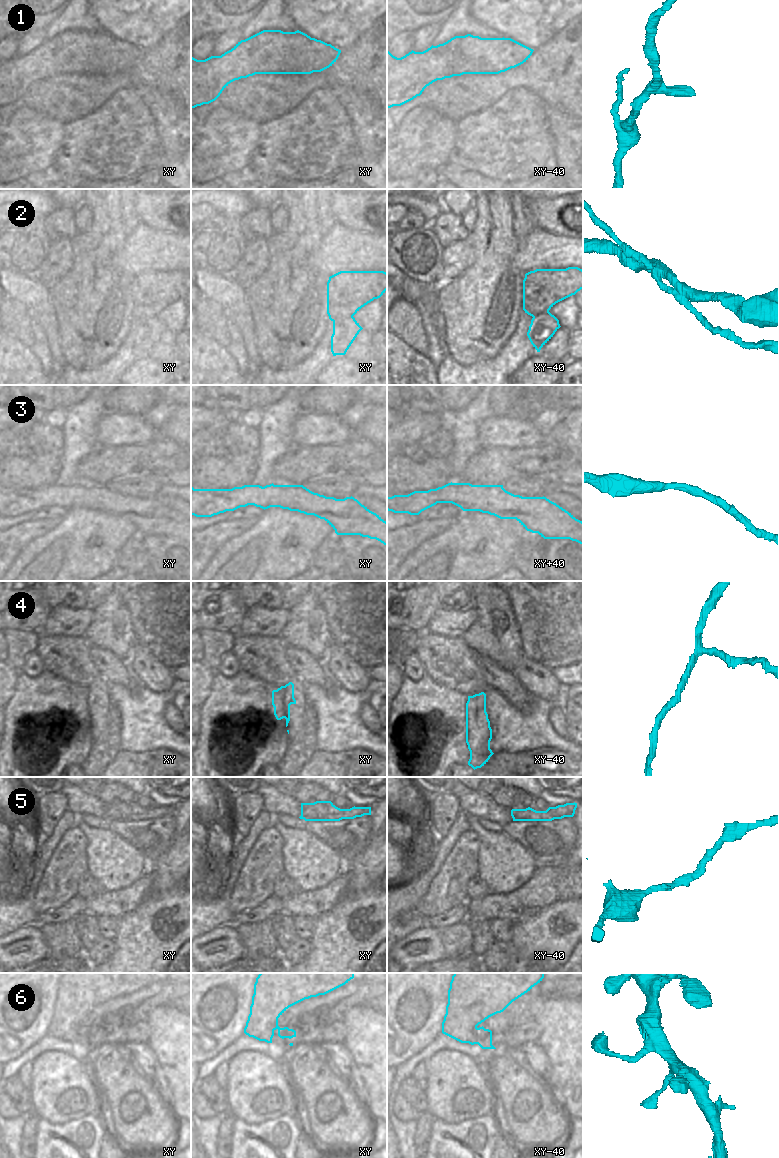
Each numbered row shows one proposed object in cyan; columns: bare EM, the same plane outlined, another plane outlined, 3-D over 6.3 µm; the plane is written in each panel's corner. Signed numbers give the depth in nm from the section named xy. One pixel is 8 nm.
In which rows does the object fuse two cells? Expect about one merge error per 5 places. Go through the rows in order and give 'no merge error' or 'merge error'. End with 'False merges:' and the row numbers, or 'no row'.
1: no merge error
2: merge error
3: no merge error
4: no merge error
5: no merge error
6: no merge error
False merges: 2

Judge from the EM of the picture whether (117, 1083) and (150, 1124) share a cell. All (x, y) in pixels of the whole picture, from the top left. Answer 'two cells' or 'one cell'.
one cell

